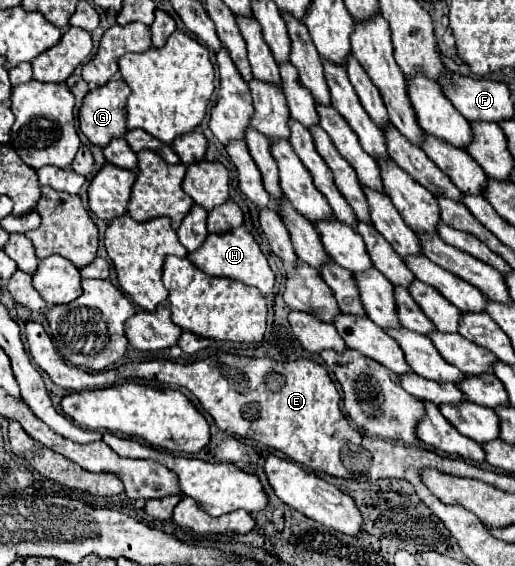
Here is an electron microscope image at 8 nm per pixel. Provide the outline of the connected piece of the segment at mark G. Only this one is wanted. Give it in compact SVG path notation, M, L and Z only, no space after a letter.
M114 78L86 94L78 120L80 130L92 144L104 148L110 144L110 140L126 136L128 128L124 110L128 96L130 88L122 78Z

